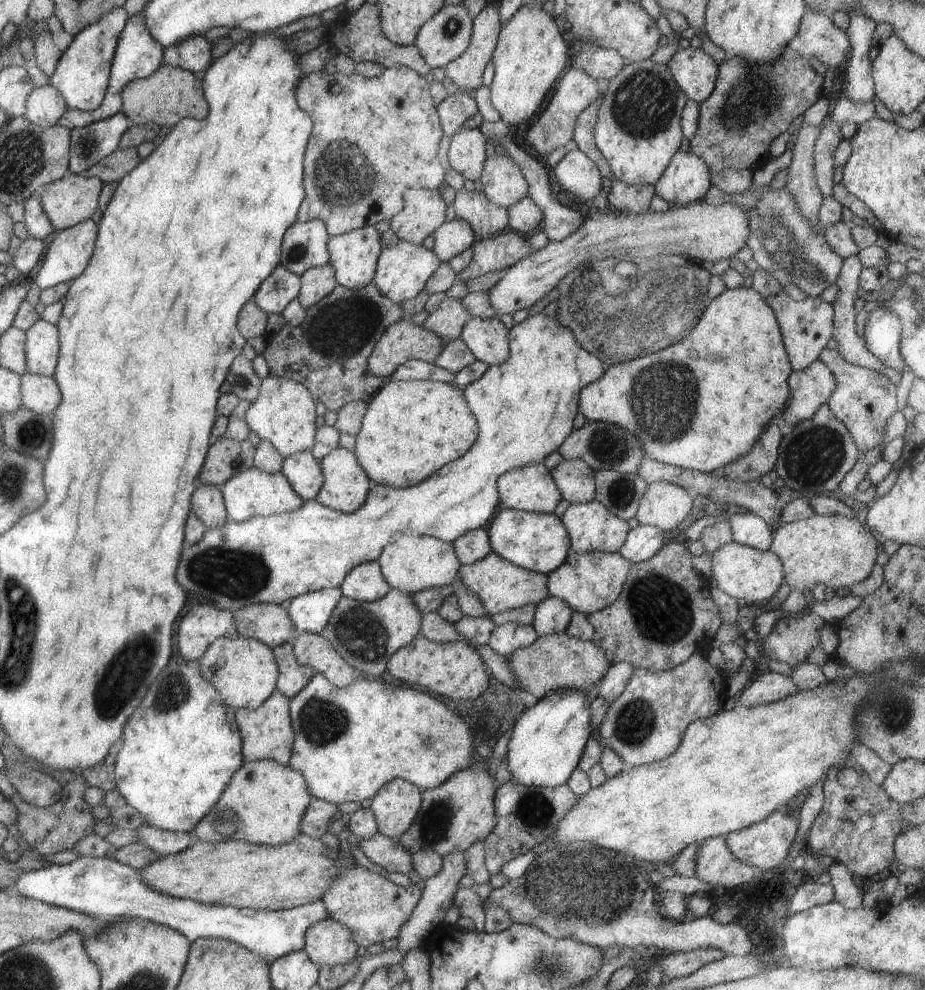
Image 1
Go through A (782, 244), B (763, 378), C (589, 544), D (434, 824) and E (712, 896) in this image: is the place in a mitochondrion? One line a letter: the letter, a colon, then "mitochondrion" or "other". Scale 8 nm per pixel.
A: mitochondrion
B: other
C: other
D: mitochondrion
E: other

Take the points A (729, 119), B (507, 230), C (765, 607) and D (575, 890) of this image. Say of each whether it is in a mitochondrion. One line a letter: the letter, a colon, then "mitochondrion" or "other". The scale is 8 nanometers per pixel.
A: mitochondrion
B: other
C: other
D: mitochondrion

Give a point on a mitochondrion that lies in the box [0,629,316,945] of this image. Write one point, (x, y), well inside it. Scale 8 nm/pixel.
(126, 673)

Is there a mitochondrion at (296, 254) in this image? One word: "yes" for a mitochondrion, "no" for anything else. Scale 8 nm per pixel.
yes

